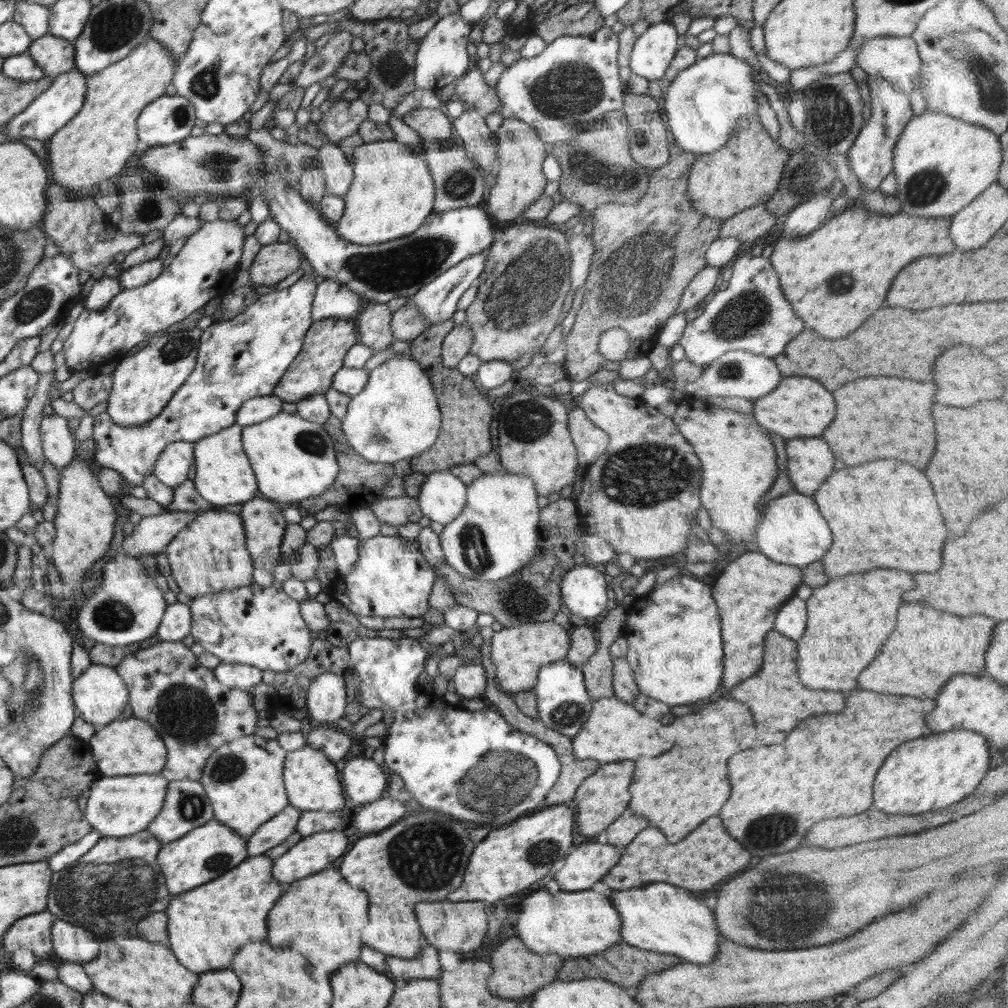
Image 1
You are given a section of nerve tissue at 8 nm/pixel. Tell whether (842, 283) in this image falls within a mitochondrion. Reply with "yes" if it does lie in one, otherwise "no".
yes

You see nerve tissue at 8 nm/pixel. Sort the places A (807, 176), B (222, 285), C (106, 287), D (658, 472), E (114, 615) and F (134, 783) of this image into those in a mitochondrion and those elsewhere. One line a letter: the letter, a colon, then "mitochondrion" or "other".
A: mitochondrion
B: other
C: other
D: mitochondrion
E: mitochondrion
F: other

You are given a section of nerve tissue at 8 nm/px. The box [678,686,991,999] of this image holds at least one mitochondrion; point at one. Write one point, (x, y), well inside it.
(775, 901)

